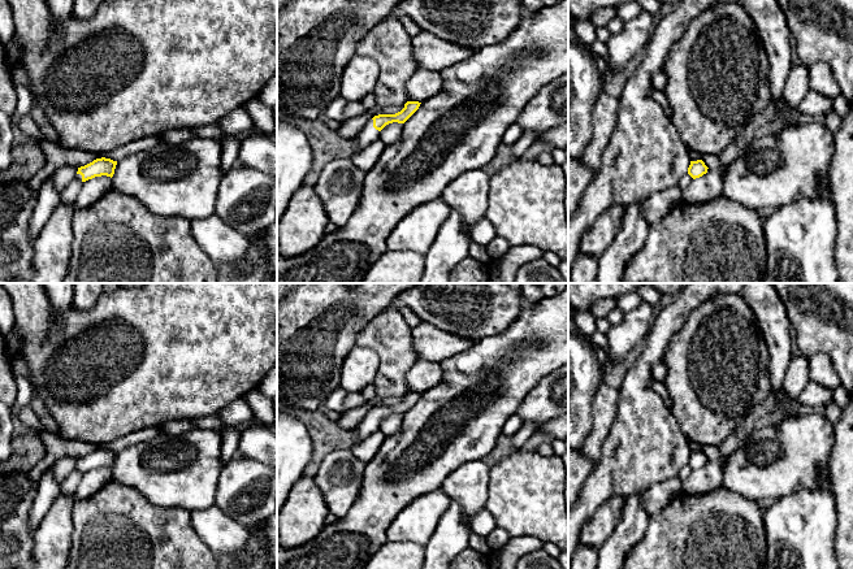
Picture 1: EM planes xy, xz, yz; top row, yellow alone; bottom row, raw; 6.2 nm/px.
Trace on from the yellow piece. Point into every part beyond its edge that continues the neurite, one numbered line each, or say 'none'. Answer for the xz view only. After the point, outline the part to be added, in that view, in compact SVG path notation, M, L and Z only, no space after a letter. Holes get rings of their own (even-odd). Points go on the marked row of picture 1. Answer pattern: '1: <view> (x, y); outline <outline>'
1: xz (368, 134); outline M369 118L367 125L363 127L363 130L355 138L356 151L361 152L369 144L372 144L376 139L378 139L378 136L380 136L380 131L373 127L373 120Z

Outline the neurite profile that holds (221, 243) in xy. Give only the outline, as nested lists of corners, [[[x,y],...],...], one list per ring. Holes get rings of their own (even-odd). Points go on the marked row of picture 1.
[[[216,214],[208,218],[192,218],[191,233],[215,264],[235,265],[251,244],[250,236],[237,231]]]

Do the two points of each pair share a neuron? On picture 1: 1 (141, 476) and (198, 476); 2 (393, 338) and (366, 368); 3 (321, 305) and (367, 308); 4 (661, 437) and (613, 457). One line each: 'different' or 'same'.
1: same
2: different
3: same
4: same

